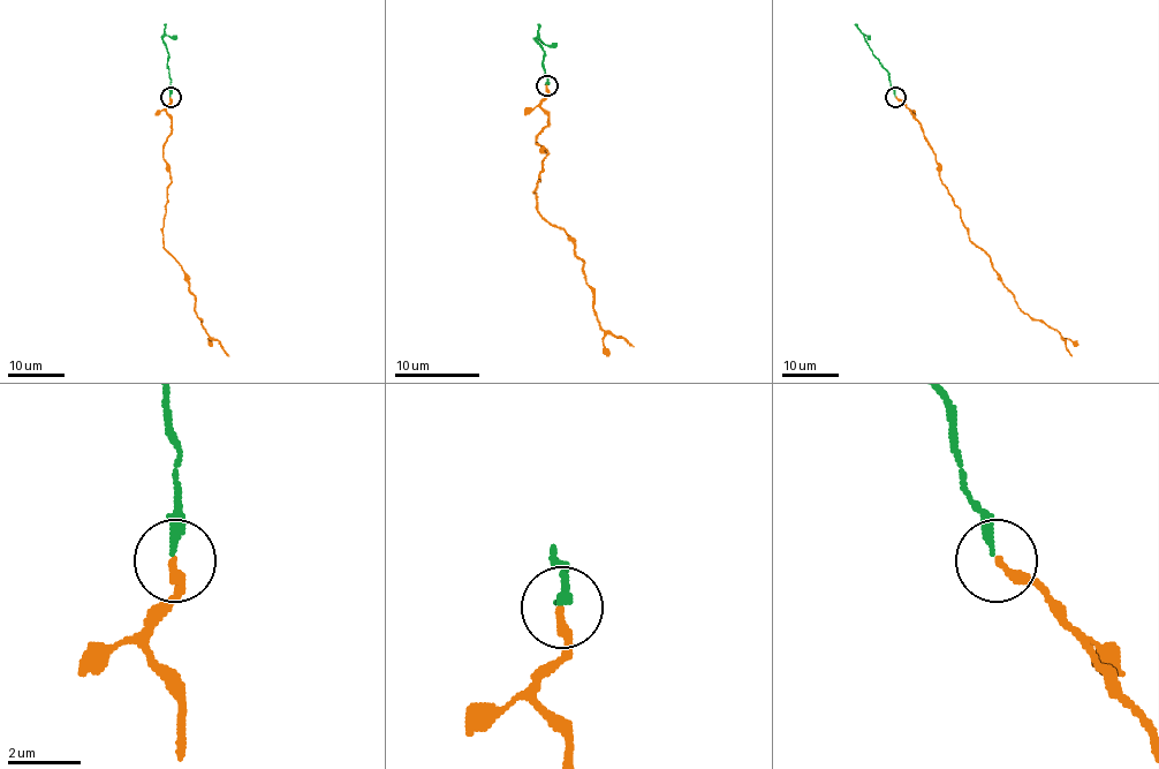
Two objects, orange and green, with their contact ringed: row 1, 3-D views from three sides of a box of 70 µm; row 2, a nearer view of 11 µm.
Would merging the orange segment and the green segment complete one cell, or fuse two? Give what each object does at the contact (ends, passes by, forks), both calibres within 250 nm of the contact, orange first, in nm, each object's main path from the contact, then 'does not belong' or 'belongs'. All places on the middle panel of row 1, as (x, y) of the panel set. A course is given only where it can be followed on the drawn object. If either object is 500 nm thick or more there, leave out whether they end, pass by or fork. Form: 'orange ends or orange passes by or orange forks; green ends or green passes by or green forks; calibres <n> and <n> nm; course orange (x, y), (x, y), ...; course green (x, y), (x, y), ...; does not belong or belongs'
orange ends; green ends; calibres 240 and 240 nm; course orange (546, 85), (540, 107), (548, 121), (536, 143), (548, 153), (536, 204), (582, 261), (597, 323), (633, 346); course green (546, 83), (544, 52), (536, 39), (540, 24); belongs

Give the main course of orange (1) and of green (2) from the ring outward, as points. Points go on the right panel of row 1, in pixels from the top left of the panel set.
1: (896, 97), (921, 125), (969, 239), (989, 256), (1017, 306), (1055, 330), (1072, 355)
2: (894, 96), (887, 70), (855, 23)

